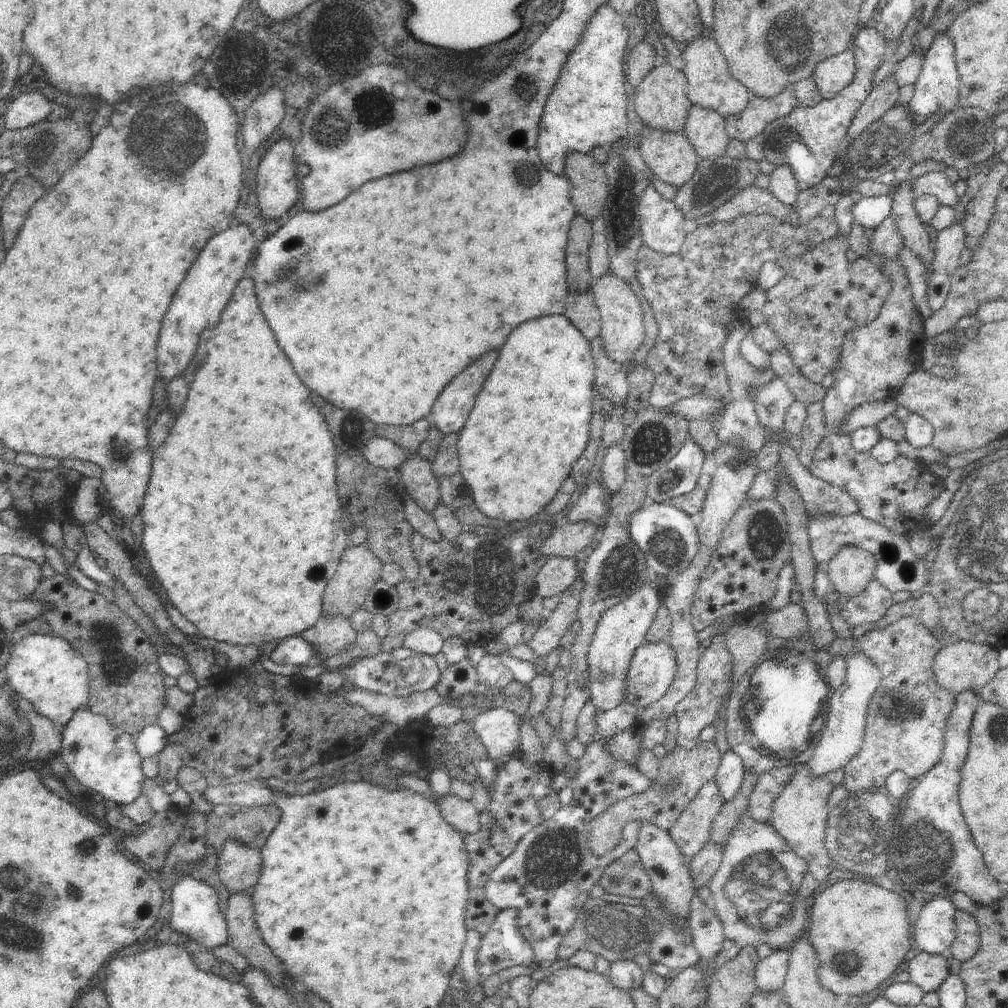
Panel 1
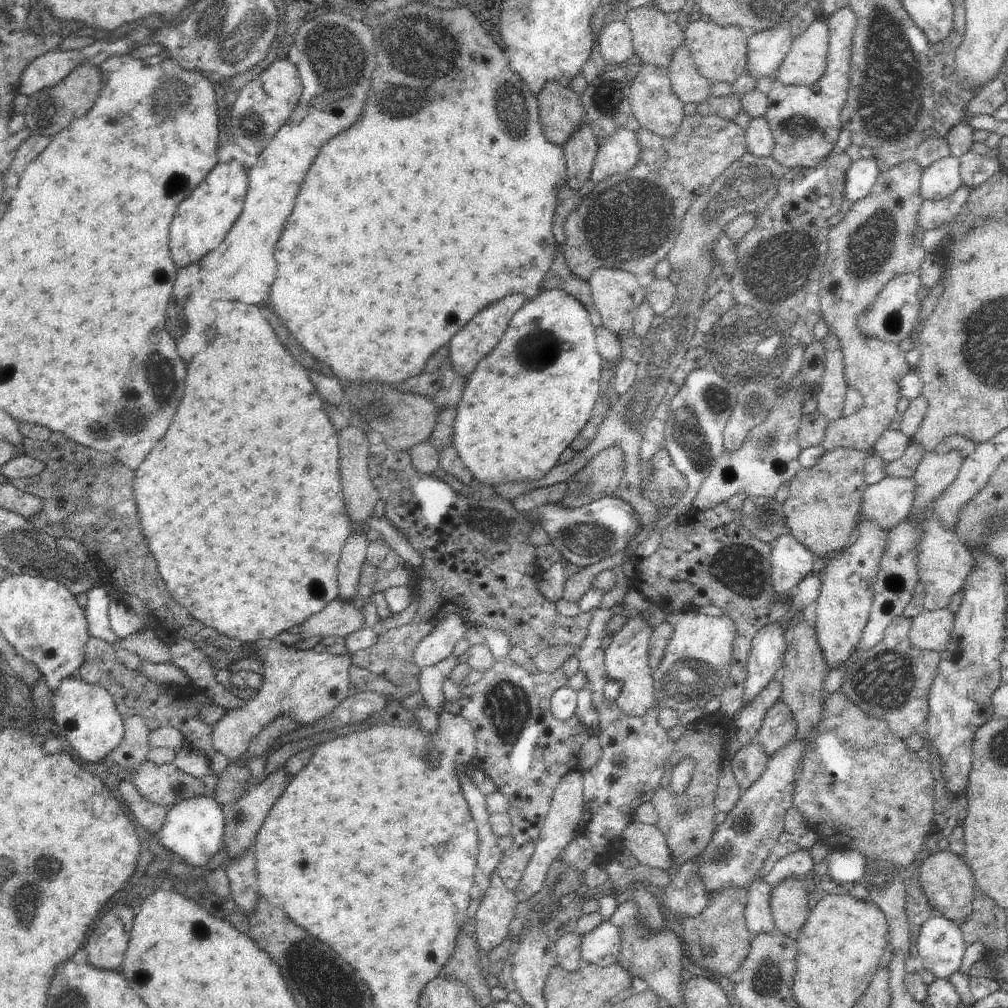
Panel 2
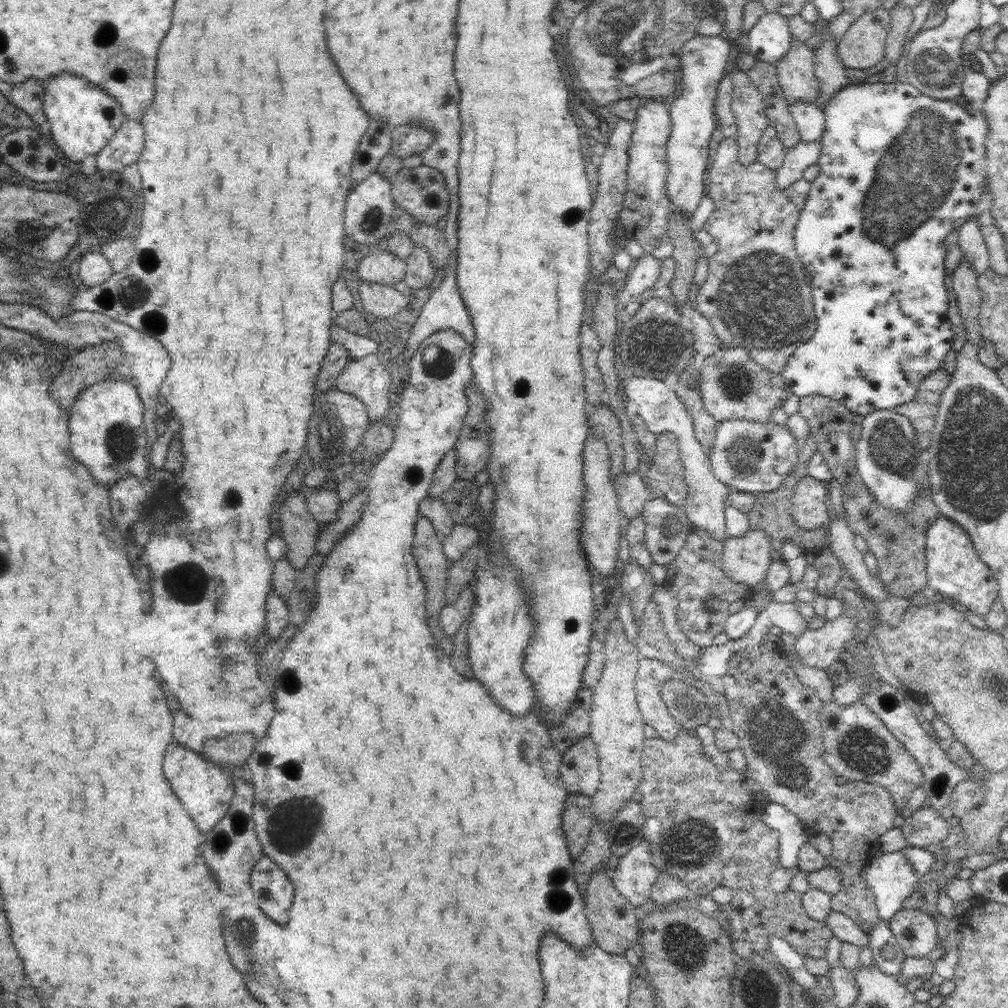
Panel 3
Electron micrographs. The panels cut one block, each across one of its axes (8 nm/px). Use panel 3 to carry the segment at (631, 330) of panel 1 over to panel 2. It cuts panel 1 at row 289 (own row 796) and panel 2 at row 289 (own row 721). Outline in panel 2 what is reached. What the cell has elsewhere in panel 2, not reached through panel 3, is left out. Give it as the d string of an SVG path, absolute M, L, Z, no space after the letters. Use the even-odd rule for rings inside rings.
M597 268L593 270L593 274L587 280L589 288L591 288L591 298L593 304L601 316L601 322L607 330L611 330L613 334L621 334L621 332L629 332L633 328L635 316L637 316L637 308L645 298L645 286L643 280L639 280L635 274L625 272L625 270L611 270L611 268Z

